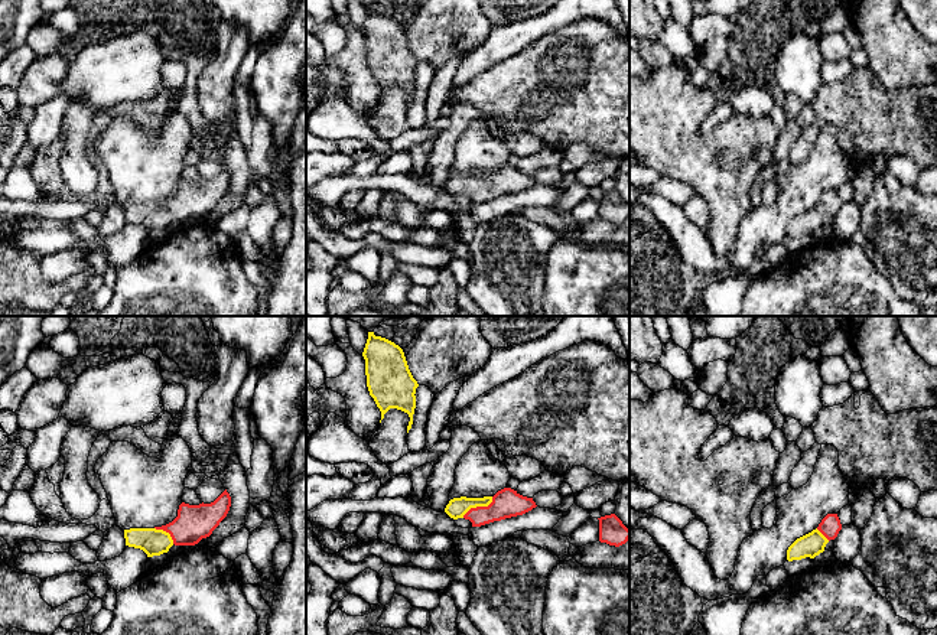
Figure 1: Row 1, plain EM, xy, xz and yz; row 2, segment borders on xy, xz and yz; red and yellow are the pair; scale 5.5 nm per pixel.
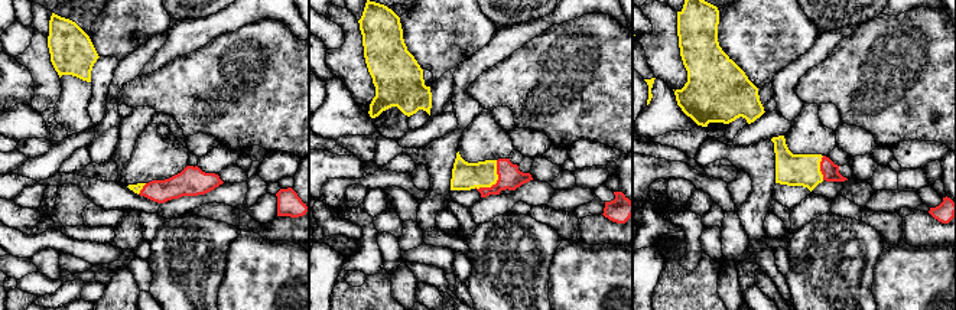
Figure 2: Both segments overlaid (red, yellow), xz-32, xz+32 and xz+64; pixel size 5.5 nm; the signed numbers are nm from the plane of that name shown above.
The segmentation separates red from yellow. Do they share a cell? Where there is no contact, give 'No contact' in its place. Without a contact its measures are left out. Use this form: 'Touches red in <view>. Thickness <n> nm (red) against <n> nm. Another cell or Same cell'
Touches red in xz. Thickness 160 nm (red) against 110 nm. Same cell

